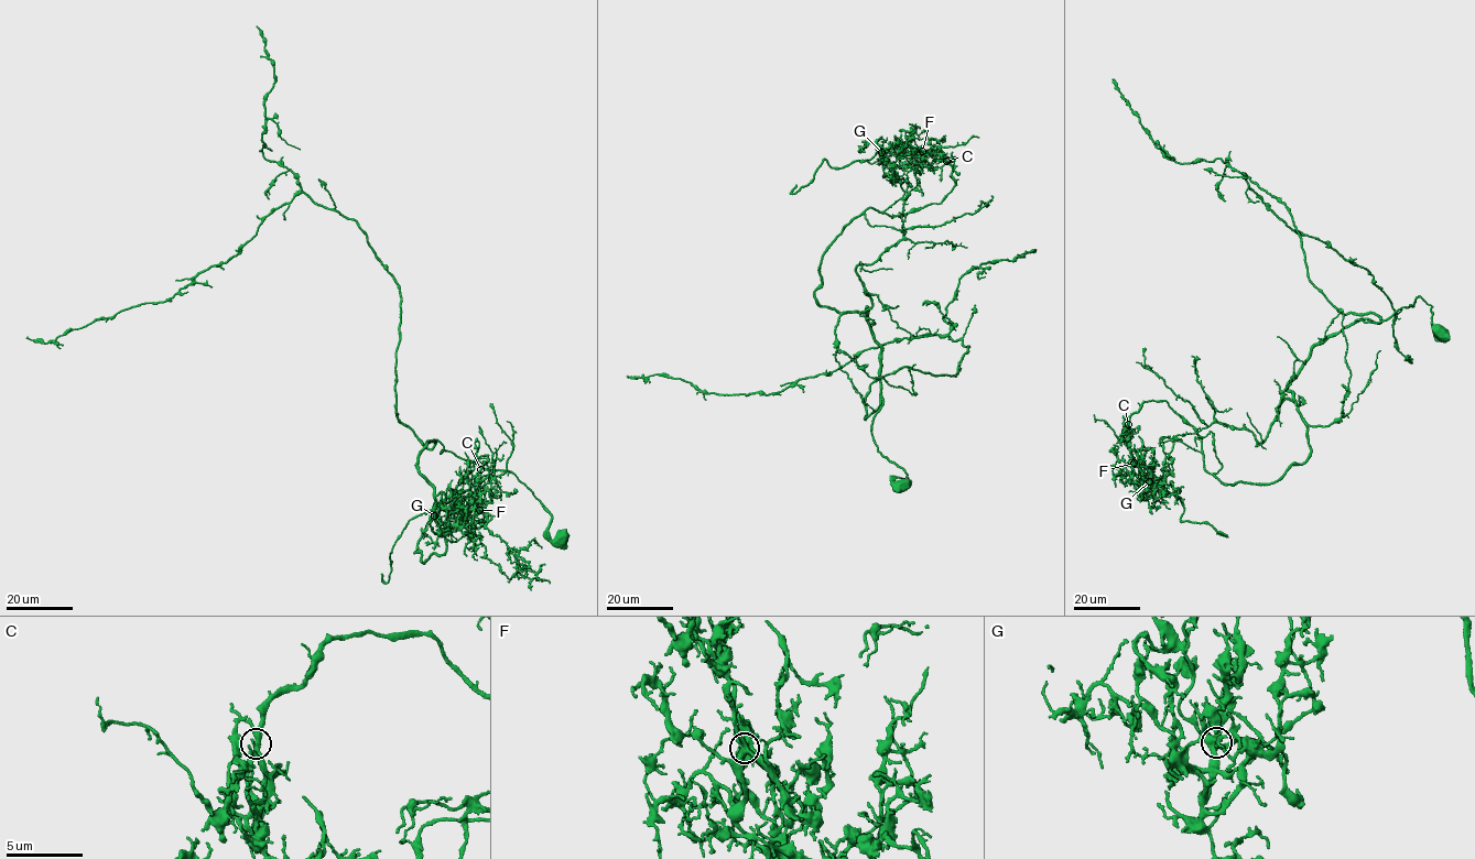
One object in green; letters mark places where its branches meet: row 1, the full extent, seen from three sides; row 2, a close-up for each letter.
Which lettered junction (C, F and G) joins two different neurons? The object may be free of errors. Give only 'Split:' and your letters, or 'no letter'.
Split: C

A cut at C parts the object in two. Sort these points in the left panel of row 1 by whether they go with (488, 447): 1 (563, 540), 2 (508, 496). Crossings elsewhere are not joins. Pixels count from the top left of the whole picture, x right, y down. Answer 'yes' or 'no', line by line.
1: yes
2: no

